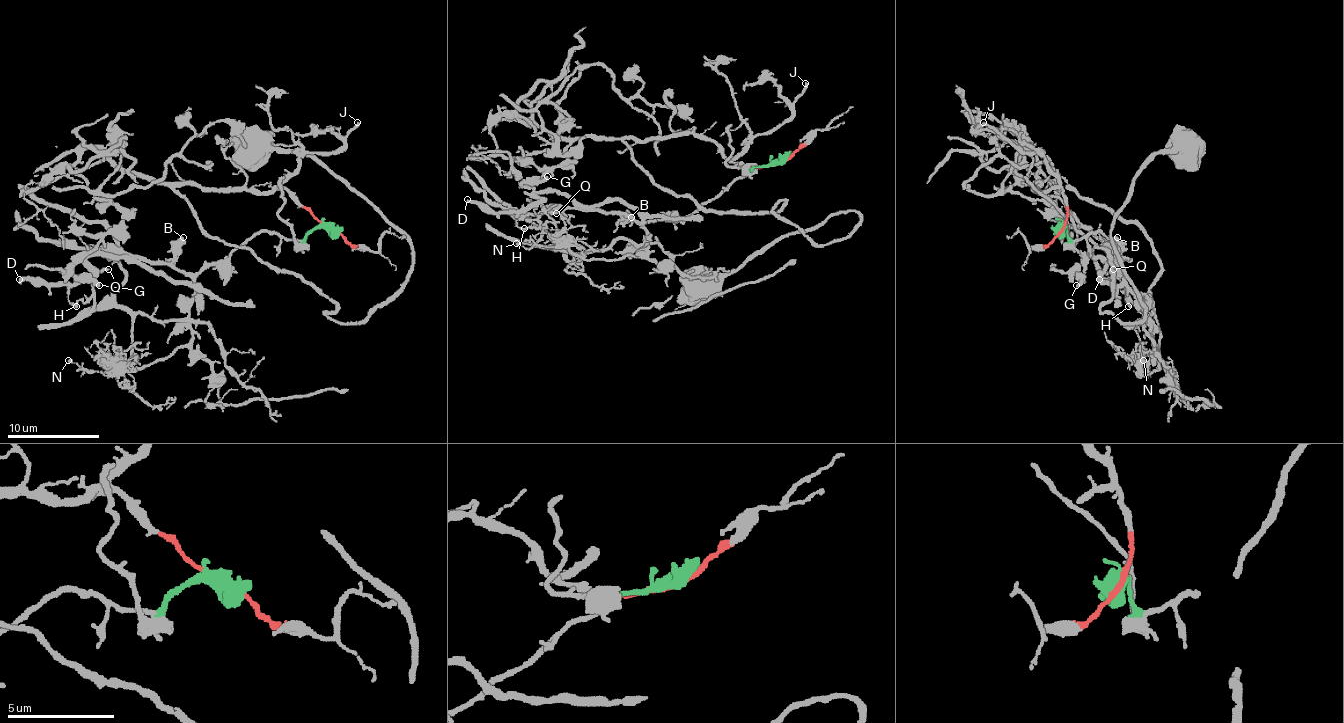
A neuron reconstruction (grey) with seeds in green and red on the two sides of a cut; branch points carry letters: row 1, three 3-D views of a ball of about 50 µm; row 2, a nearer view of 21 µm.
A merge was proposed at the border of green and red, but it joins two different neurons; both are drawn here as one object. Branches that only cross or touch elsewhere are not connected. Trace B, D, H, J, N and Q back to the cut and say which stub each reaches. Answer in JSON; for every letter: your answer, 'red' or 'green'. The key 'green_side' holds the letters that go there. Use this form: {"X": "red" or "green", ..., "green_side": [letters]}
{"B": "green", "D": "green", "H": "green", "J": "red", "N": "green", "Q": "green", "green_side": ["B", "D", "H", "N", "Q"]}

